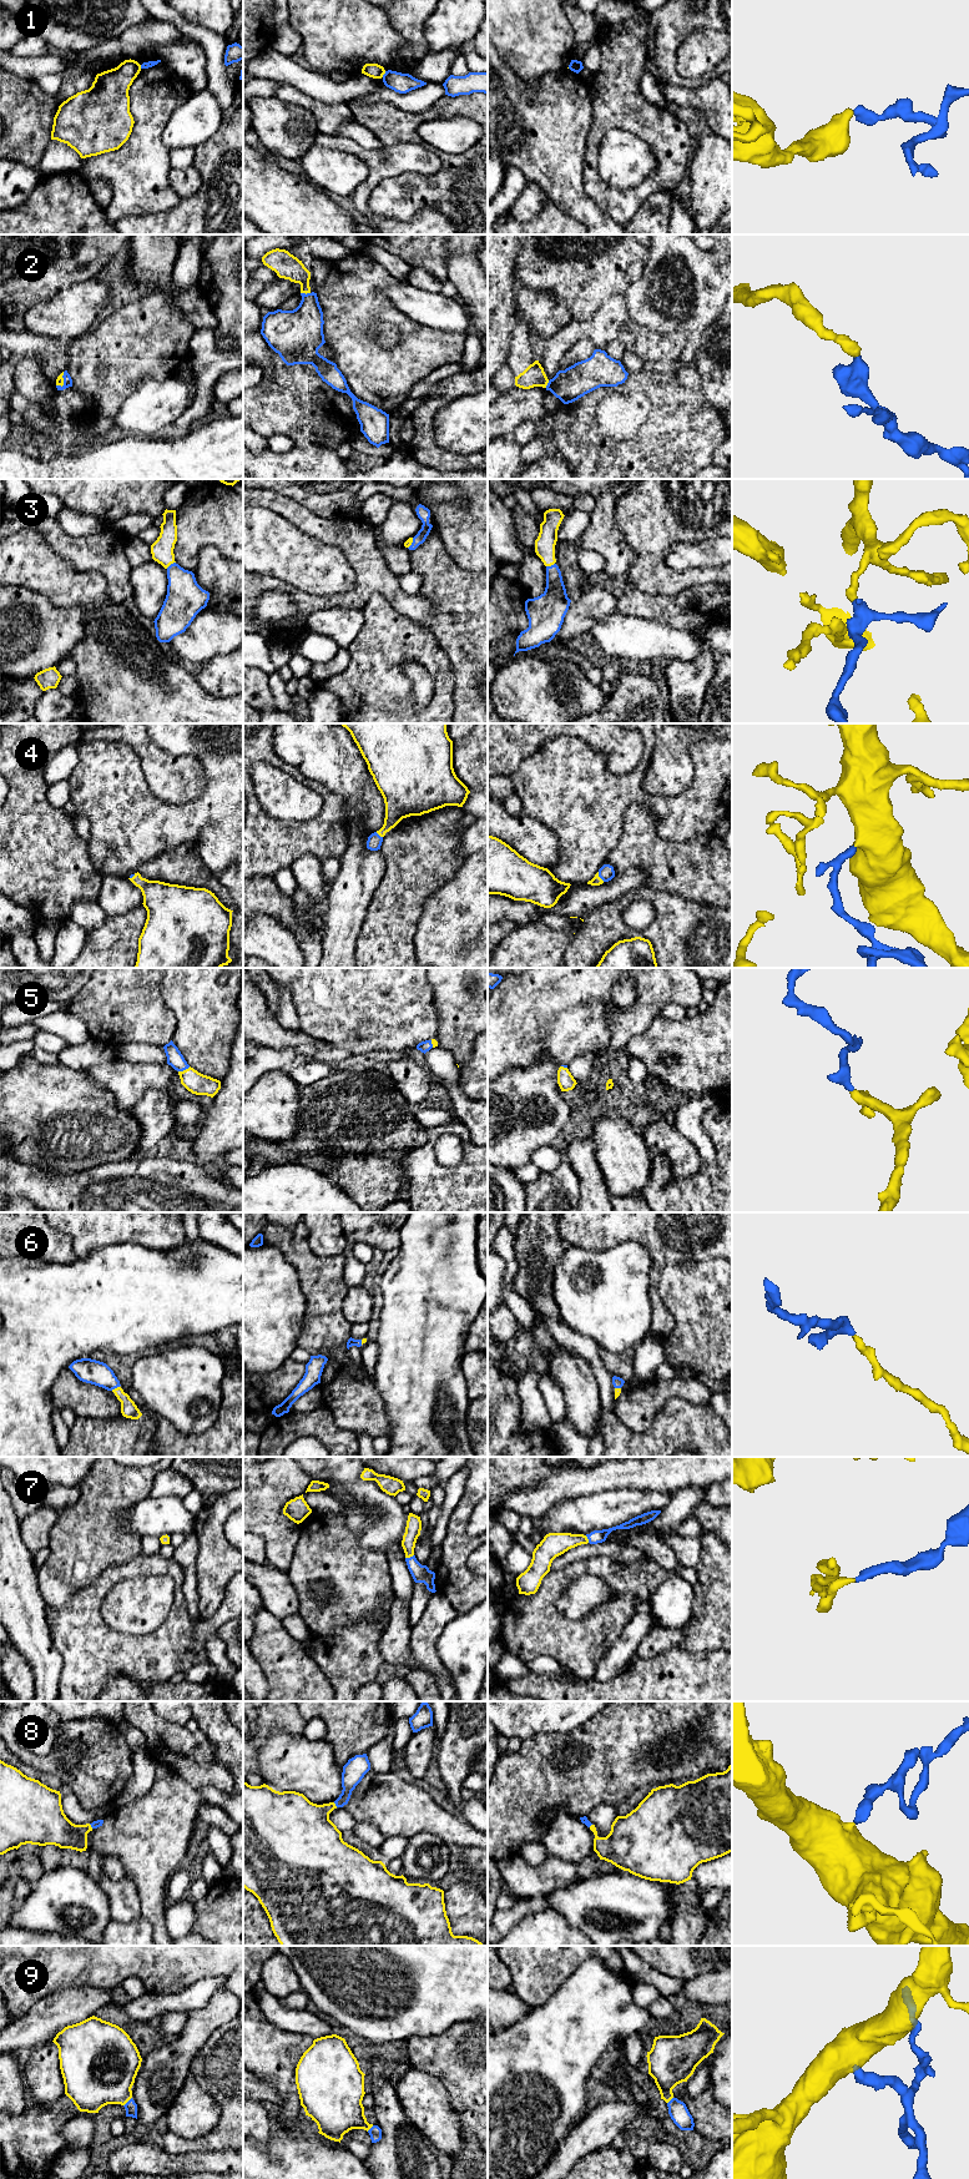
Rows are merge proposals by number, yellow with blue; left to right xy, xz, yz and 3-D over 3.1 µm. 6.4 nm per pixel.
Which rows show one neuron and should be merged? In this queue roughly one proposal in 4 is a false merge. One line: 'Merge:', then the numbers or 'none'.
Merge: 2, 3, 4, 5, 6, 7, 8, 9

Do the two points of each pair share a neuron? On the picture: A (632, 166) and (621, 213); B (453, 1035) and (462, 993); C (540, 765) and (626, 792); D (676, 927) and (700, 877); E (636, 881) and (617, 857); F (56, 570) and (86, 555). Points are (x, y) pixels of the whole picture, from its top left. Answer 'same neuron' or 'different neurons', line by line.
A: different neurons
B: same neuron
C: same neuron
D: different neurons
E: different neurons
F: different neurons

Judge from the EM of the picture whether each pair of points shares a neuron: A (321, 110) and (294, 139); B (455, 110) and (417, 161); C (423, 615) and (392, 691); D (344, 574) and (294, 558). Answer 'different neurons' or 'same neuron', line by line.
A: different neurons
B: different neurons
C: different neurons
D: same neuron

